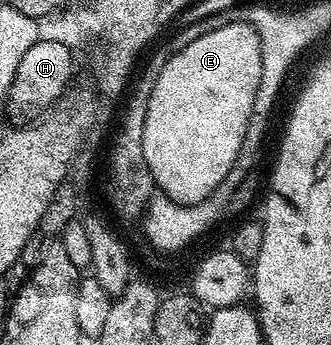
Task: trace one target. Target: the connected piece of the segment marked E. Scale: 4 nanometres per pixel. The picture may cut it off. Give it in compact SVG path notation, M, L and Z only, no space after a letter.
M234 24L203 34L162 67L146 109L142 158L146 158L146 166L163 195L176 203L196 204L223 182L242 150L261 78L260 35L251 24Z

